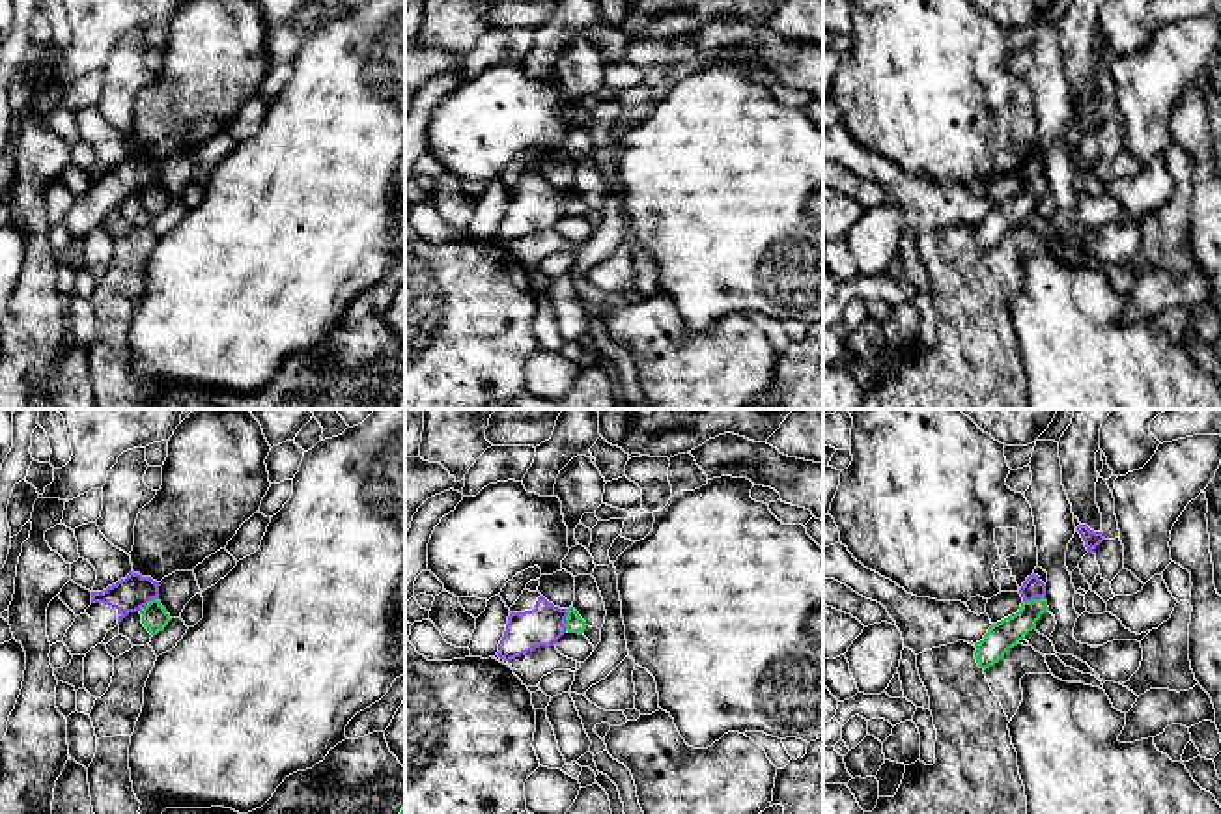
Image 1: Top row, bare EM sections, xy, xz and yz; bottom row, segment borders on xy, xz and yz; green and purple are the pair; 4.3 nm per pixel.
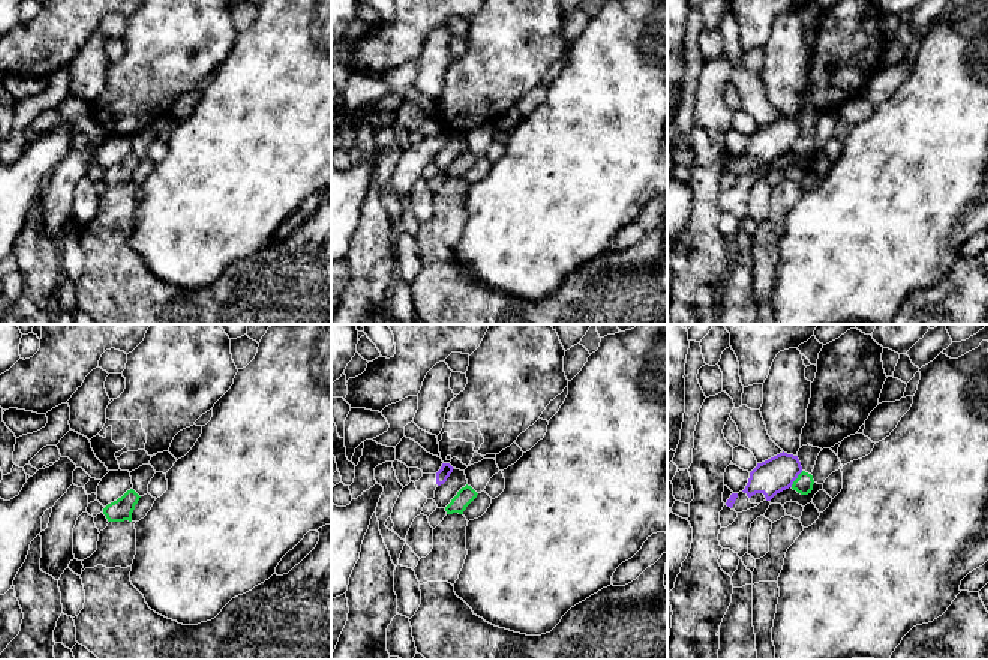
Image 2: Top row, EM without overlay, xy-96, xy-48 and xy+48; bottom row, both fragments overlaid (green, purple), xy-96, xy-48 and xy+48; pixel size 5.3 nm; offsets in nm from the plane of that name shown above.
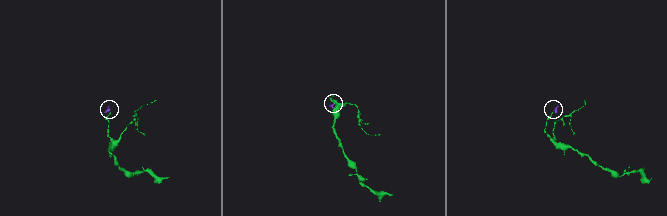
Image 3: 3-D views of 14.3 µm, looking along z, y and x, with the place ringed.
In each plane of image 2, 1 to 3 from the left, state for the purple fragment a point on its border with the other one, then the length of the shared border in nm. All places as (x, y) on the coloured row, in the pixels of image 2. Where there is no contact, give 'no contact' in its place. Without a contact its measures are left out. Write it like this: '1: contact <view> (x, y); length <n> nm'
1: no contact
2: no contact
3: contact xy+48 (796, 479); length 110 nm

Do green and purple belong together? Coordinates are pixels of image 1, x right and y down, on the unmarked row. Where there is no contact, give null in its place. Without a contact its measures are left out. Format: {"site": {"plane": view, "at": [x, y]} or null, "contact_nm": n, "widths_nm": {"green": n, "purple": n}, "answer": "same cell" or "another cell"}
{"site": {"plane": "xz", "at": [566, 202]}, "contact_nm": 100, "widths_nm": {"green": 80, "purple": 170}, "answer": "another cell"}

